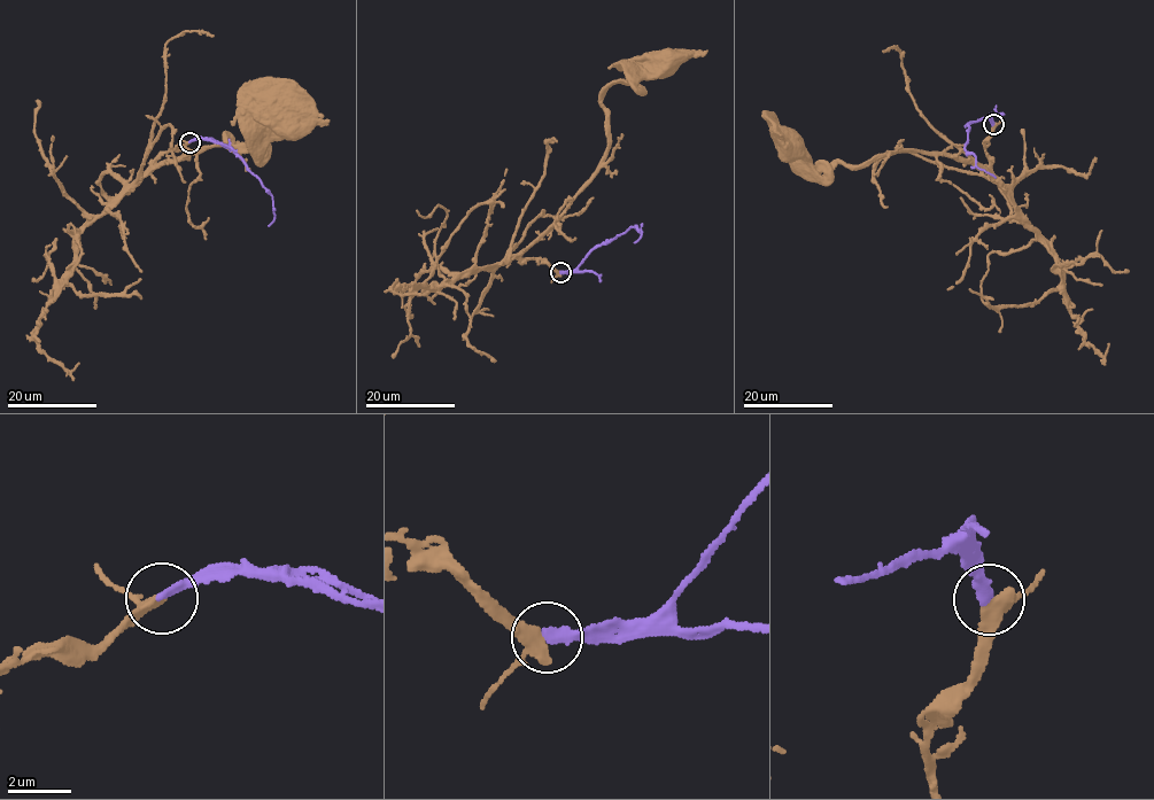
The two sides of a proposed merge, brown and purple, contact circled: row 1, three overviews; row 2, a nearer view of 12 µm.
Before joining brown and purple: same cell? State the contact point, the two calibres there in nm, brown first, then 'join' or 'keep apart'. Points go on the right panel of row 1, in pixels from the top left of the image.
place (993, 124); calibres 340 and 280 nm; join

